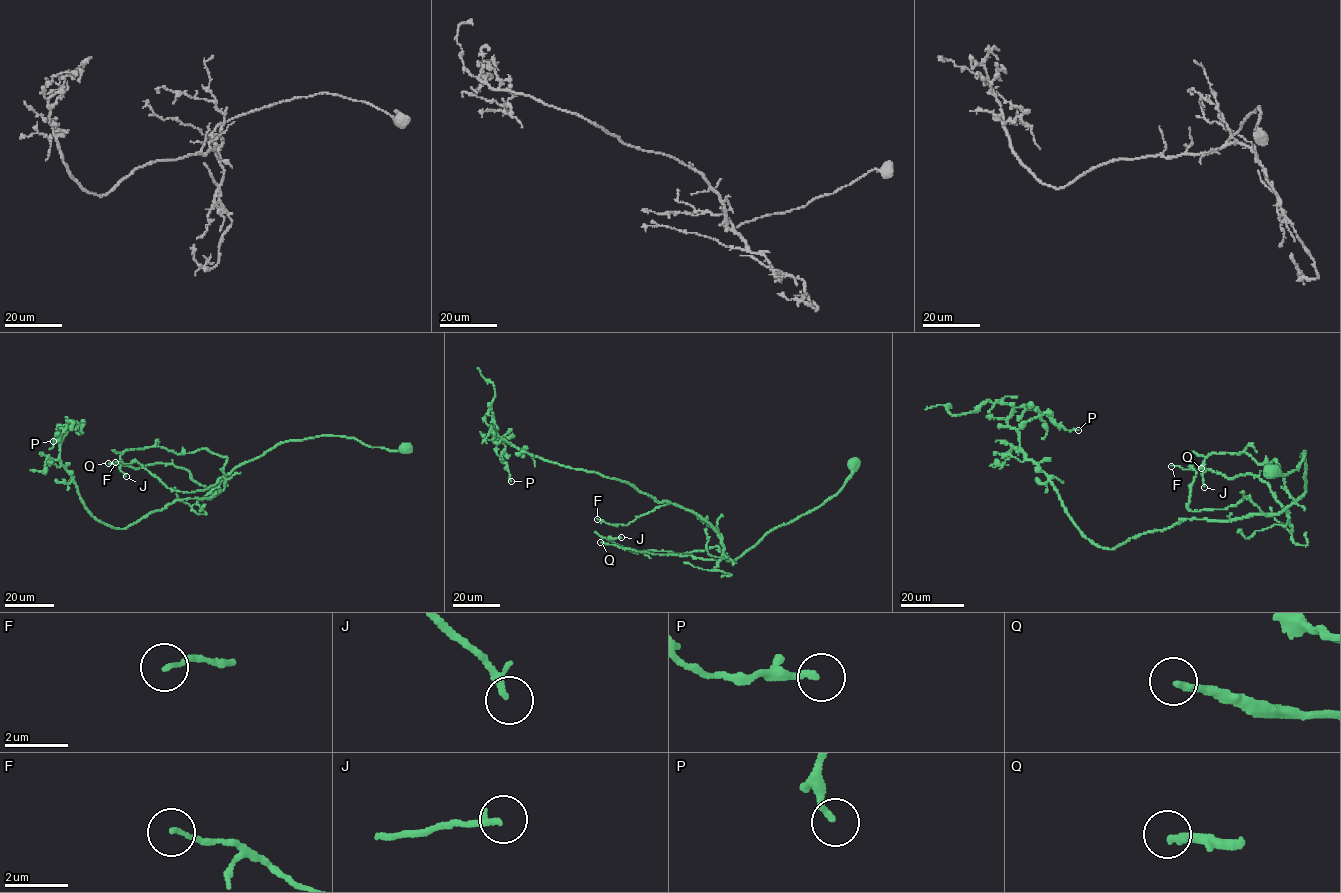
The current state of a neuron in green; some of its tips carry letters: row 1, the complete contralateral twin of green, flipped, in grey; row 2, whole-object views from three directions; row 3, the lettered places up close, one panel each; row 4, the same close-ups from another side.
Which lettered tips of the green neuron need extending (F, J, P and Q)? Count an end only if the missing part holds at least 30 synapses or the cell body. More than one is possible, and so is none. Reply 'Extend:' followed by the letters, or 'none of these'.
Extend: Q

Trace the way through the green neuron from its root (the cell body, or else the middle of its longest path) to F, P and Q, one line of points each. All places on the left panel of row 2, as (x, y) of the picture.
F: (406, 448), (290, 440), (223, 475), (221, 491), (223, 477), (190, 492), (115, 462)
P: (406, 448), (283, 441), (223, 475), (212, 497), (116, 529), (94, 518), (61, 464), (67, 424), (53, 441)
Q: (406, 448), (372, 447), (337, 435), (290, 440), (236, 466), (213, 488), (171, 464), (134, 468), (108, 463)

